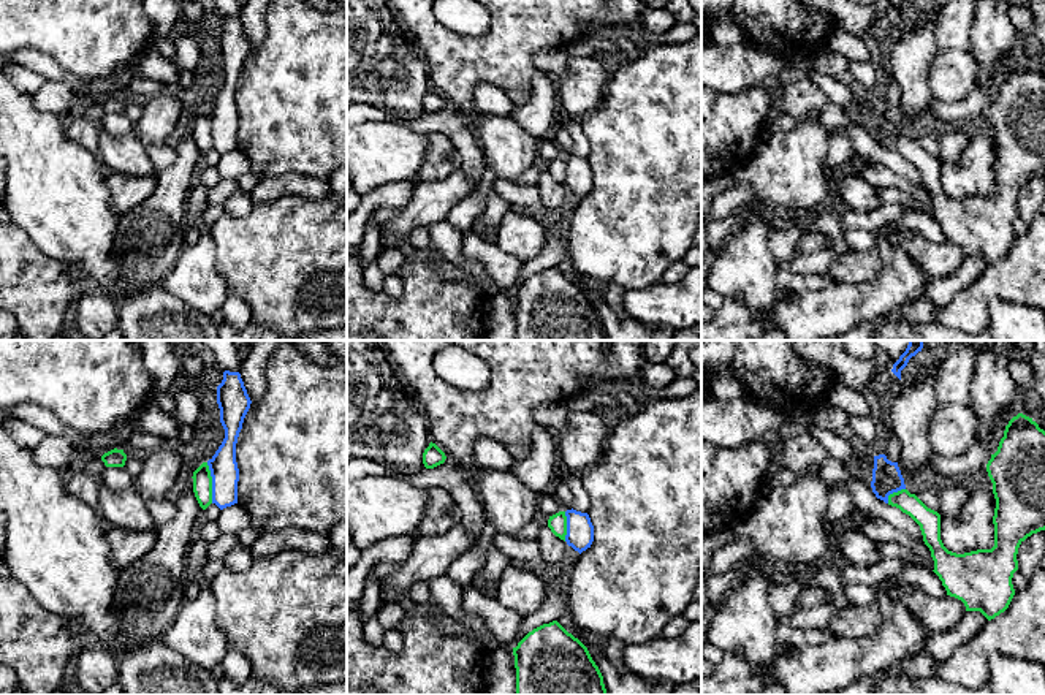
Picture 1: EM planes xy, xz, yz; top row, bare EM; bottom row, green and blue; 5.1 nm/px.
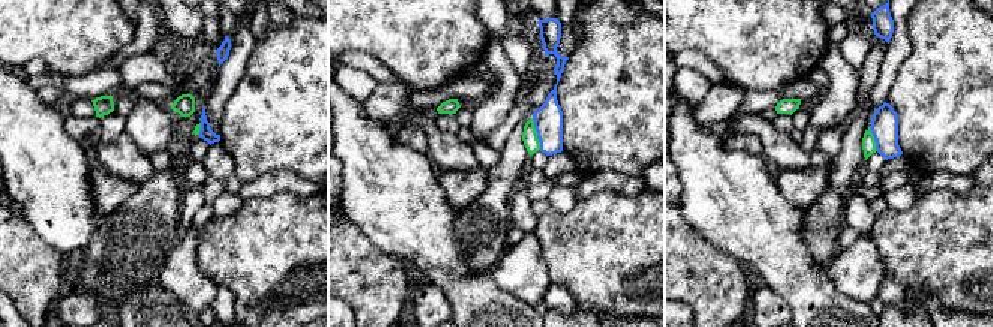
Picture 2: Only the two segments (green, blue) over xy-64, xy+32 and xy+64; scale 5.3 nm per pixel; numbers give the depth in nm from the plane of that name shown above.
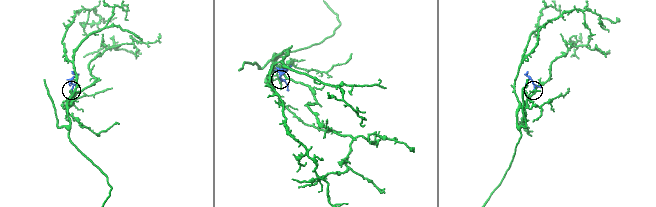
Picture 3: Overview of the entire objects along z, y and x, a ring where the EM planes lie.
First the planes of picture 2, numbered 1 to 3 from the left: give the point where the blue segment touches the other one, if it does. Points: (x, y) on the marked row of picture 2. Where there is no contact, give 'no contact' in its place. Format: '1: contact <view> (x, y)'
1: contact xy-64 (200, 128)
2: contact xy+32 (536, 134)
3: contact xy+64 (873, 140)

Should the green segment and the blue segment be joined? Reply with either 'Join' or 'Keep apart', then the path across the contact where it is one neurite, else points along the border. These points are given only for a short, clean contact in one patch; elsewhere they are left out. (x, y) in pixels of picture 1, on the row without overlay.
Keep apart. Boundary: xy (206, 108), (211, 117), (212, 148)

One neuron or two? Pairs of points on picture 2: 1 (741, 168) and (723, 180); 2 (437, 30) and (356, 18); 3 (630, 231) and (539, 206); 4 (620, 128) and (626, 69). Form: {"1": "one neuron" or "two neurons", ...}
{"1": "one neuron", "2": "one neuron", "3": "two neurons", "4": "one neuron"}

